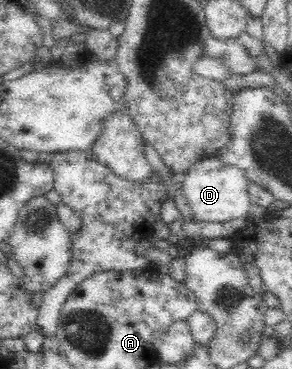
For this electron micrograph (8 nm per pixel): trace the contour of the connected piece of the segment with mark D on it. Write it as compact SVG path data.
M217 156L196 162L182 177L183 196L192 214L200 222L226 222L247 218L252 205L249 196L249 181L245 172L234 165L226 165Z

